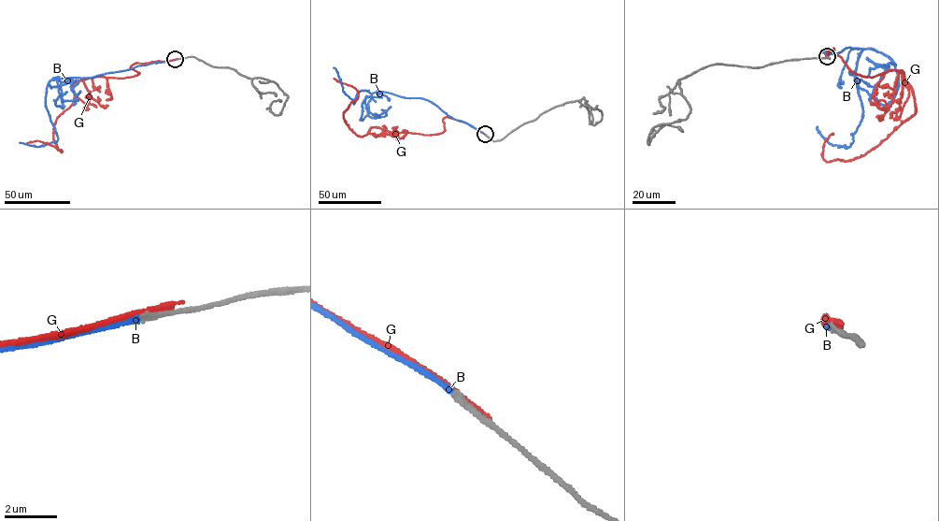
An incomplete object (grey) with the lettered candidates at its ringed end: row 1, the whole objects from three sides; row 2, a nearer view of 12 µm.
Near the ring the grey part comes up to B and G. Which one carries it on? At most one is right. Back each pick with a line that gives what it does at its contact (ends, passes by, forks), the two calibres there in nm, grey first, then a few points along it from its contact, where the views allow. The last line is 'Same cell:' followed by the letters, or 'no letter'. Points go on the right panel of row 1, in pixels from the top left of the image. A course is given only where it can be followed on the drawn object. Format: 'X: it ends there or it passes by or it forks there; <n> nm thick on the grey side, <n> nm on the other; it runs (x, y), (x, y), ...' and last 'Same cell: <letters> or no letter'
B: it ends there; 240 nm thick on the grey side, 200 nm on the other; it runs (827, 56), (831, 52), (823, 50), (862, 49), (855, 83), (862, 115), (848, 147), (830, 144), (817, 126)
Same cell: B

